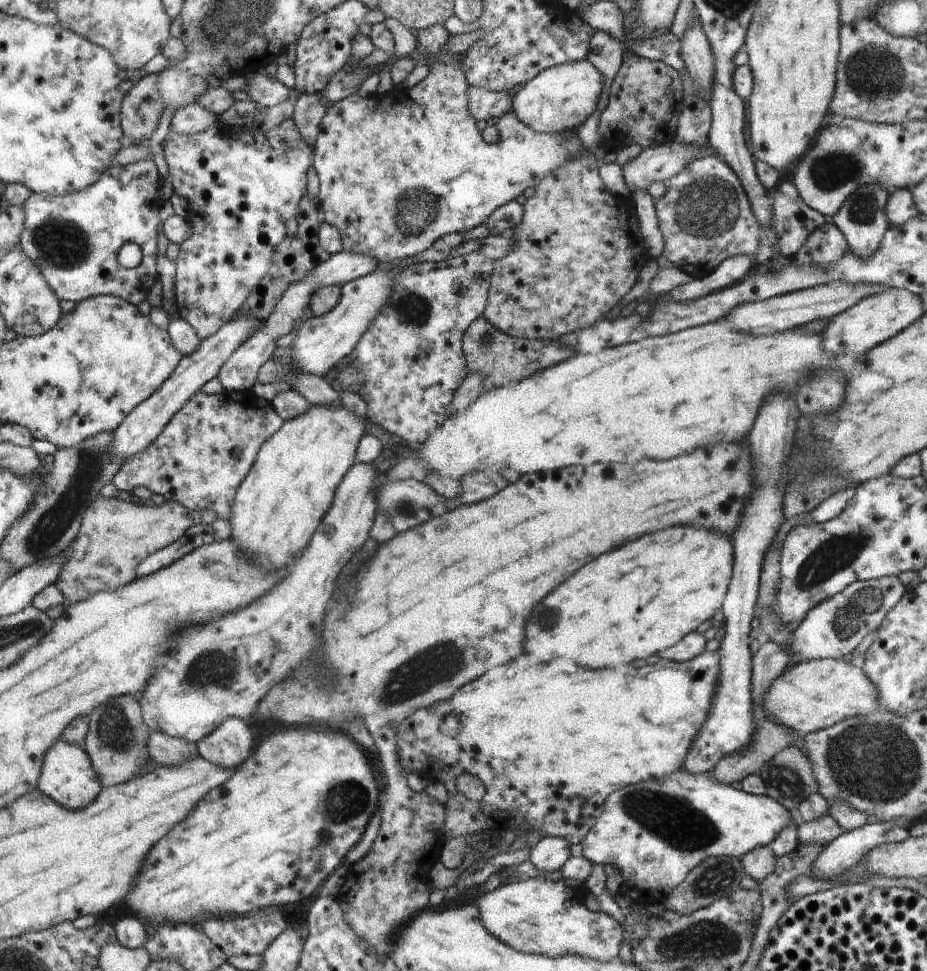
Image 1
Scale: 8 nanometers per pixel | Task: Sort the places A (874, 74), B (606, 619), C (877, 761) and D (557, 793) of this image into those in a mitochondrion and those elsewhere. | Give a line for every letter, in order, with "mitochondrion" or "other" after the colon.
A: mitochondrion
B: other
C: mitochondrion
D: other

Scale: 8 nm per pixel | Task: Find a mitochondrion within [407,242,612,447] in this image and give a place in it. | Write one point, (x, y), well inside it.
(486, 338)

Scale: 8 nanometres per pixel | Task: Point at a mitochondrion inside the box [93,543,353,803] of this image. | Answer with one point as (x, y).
(212, 667)

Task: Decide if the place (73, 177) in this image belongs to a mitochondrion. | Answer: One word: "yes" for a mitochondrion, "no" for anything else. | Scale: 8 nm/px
no

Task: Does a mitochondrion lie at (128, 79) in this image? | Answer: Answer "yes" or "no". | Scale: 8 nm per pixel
no

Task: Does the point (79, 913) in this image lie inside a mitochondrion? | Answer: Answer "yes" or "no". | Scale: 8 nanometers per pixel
no

